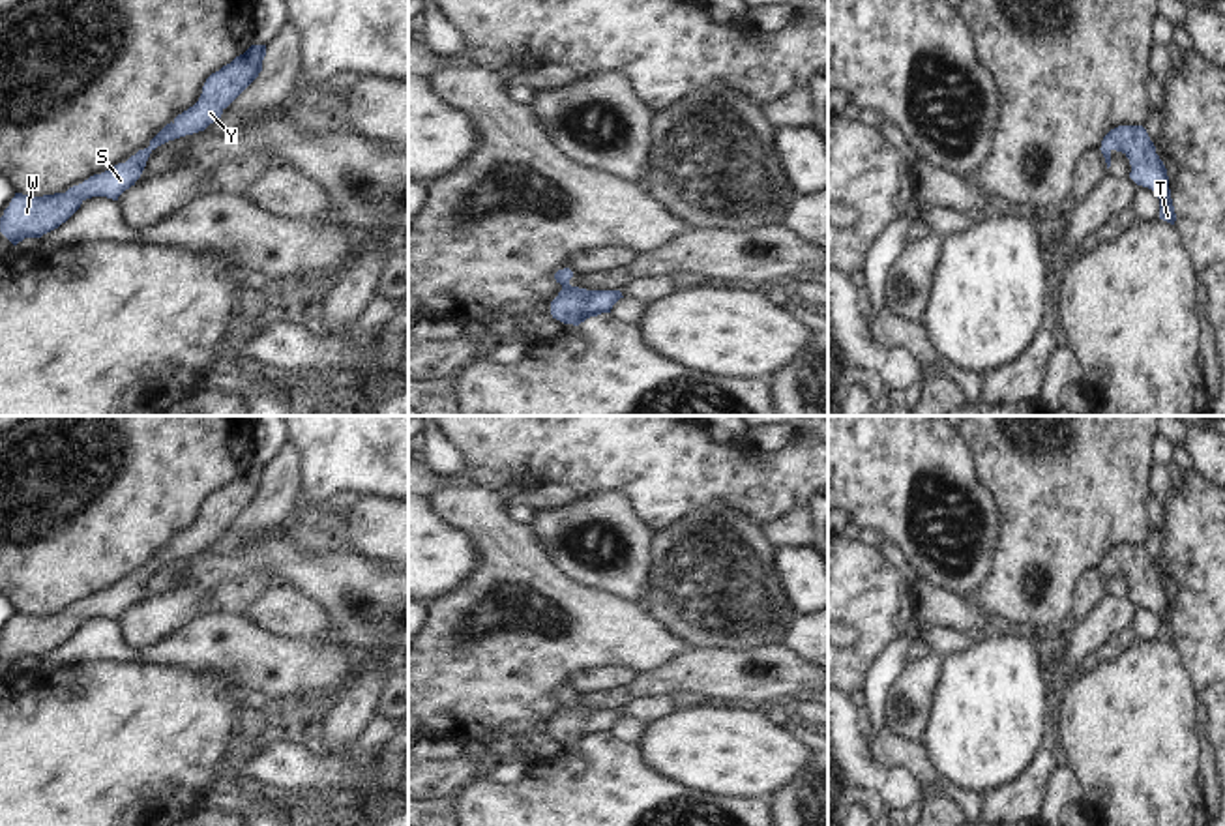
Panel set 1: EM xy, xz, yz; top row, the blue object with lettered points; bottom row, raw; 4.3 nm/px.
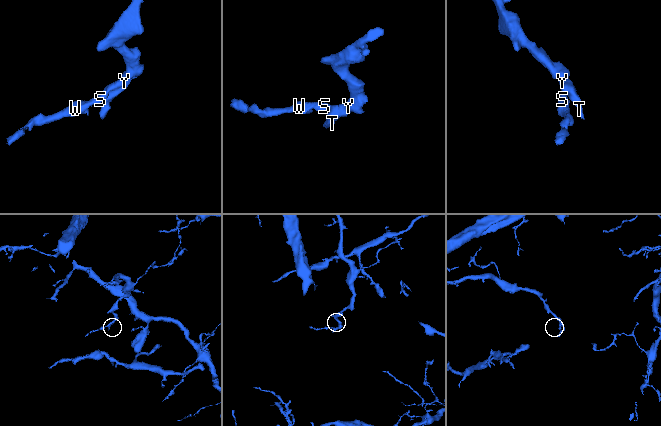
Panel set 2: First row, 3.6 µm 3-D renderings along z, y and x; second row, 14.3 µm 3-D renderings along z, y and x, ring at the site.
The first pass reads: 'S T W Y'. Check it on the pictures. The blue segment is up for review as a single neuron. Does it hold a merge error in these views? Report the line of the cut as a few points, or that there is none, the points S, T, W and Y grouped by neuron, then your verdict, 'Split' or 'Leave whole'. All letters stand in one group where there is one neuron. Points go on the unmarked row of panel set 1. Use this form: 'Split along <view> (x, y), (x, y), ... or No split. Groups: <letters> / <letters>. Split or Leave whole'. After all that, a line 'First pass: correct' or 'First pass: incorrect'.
No split. Groups: S T W Y. Leave whole
First pass: correct

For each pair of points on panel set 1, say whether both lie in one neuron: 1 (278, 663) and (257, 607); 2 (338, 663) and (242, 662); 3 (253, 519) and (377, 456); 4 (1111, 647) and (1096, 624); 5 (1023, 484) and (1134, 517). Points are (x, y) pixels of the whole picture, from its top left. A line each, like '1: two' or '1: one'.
1: two
2: one
3: two
4: two
5: one

